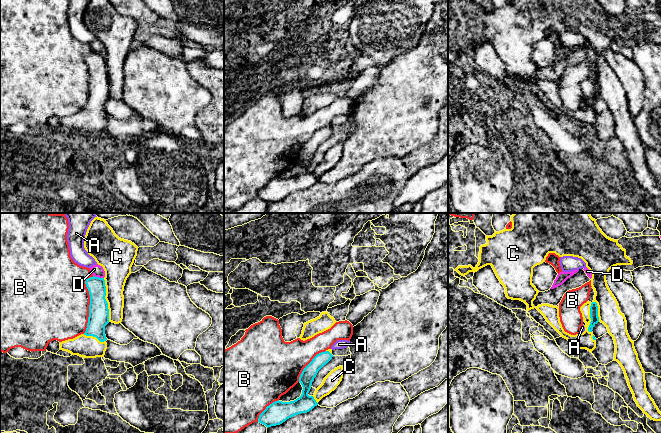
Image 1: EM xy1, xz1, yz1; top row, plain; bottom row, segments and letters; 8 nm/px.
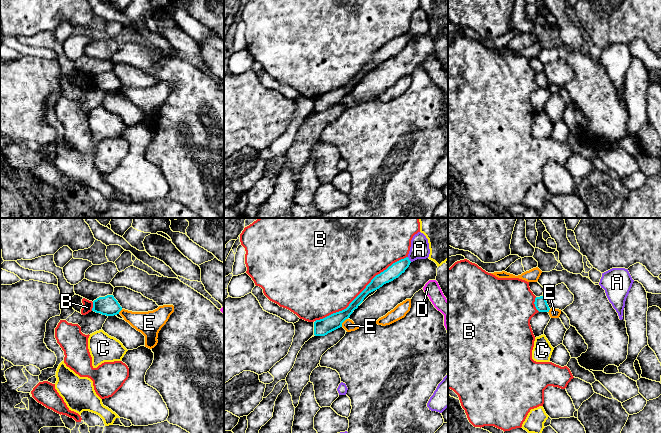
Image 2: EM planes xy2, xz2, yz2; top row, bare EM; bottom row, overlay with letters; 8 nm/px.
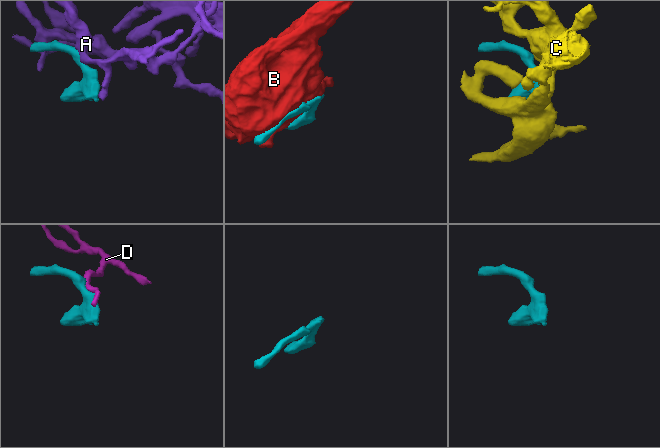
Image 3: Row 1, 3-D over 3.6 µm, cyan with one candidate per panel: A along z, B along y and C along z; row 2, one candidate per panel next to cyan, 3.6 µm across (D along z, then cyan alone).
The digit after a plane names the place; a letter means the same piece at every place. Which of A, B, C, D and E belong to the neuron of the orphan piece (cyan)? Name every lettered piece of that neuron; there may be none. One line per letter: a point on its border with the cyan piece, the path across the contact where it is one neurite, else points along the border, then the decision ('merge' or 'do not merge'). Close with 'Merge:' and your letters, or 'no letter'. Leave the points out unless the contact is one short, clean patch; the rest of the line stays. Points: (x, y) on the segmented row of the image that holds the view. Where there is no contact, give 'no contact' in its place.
A: contact xz2 (408, 259); border xz2 (407, 257), (411, 261); do not merge
B: contact xz2 (362, 291); do not merge
C: contact xy1 (105, 300); merge
D: contact xy1 (98, 277); border xy1 (93, 275), (103, 278); do not merge
E: contact xz2 (343, 321); border xz2 (347, 318), (341, 326); do not merge
Merge: C

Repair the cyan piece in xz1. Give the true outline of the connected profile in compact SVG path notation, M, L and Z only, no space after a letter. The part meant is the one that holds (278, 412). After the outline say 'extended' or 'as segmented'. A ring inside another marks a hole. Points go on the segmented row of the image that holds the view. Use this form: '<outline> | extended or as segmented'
M332 349L317 354L312 361L303 369L299 382L303 390L299 398L290 402L275 401L259 415L258 422L267 428L280 425L287 419L307 413L318 405L318 402L325 396L334 391L343 378L343 366L332 370L323 380L322 384L316 389L313 396L308 393L311 389L312 382L318 371L332 359Z | extended

